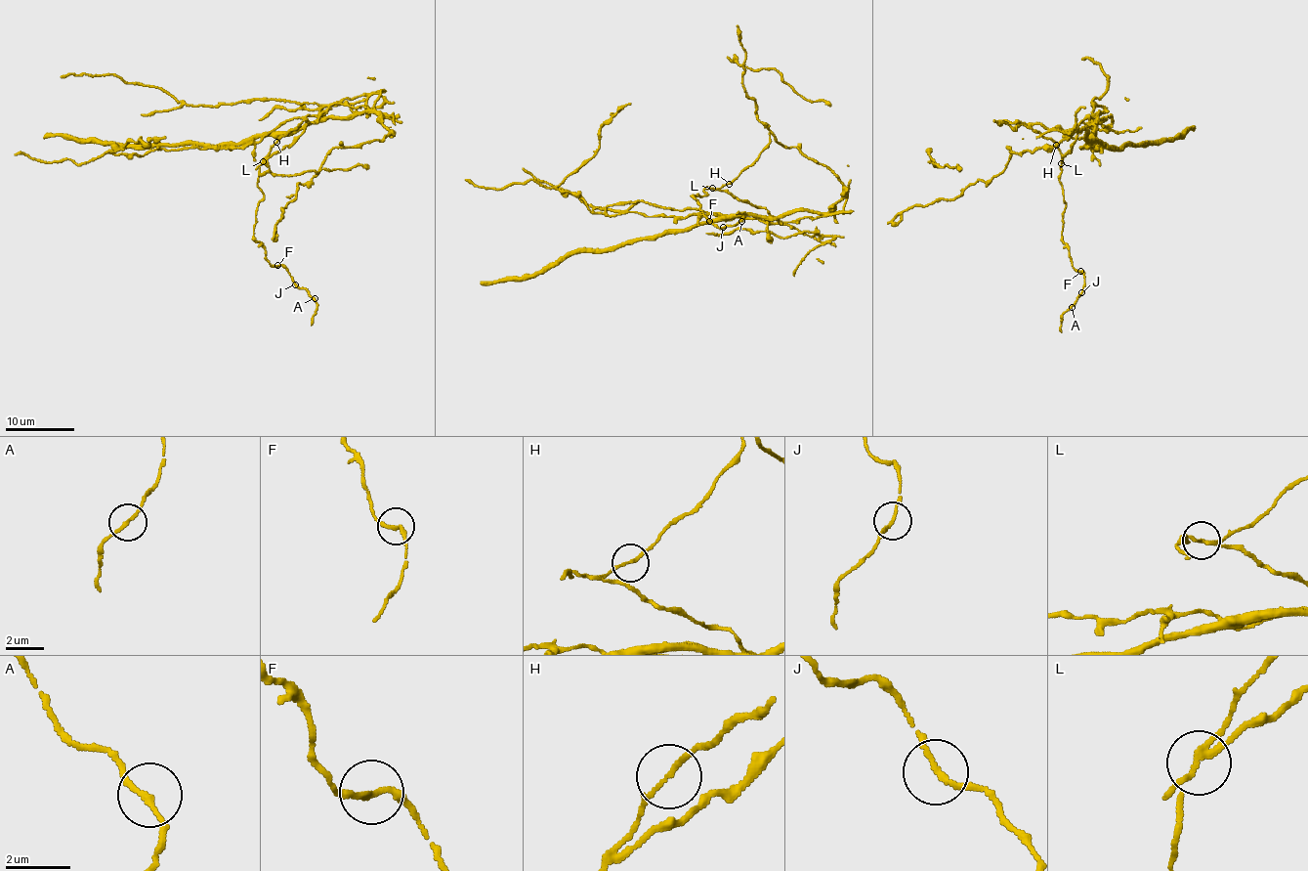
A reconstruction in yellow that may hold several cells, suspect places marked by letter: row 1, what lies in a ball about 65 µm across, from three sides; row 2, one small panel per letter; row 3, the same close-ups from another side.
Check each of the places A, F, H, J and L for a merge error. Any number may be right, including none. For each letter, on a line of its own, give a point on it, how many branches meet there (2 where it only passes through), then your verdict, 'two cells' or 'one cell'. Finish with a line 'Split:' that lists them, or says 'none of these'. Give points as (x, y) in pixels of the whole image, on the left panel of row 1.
A: place (315, 298); branches 2; one cell
F: place (277, 265); branches 2; one cell
H: place (276, 142); branches 2; two cells
J: place (295, 284); branches 2; one cell
L: place (263, 161); branches 2; two cells
Split: H, L

